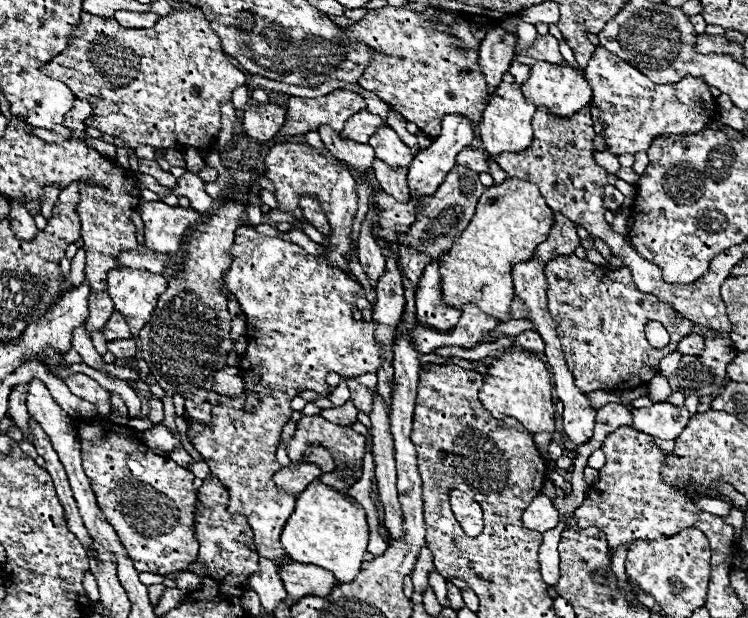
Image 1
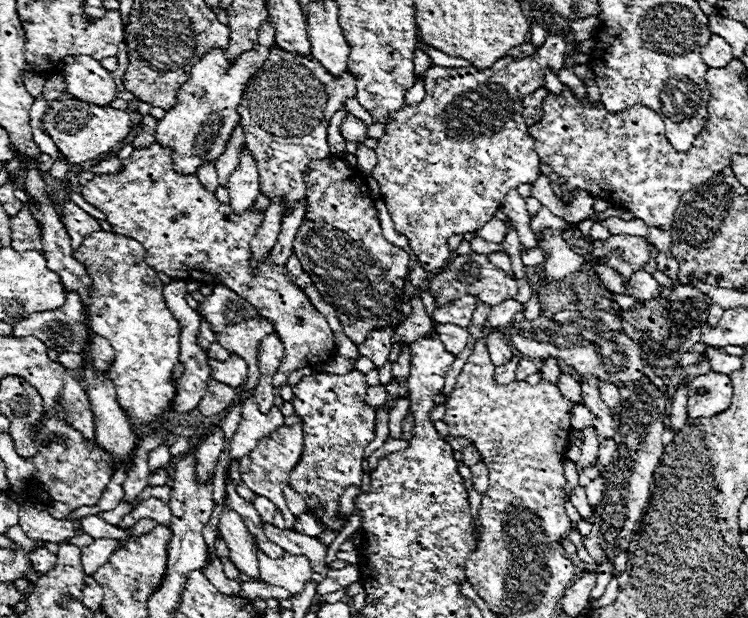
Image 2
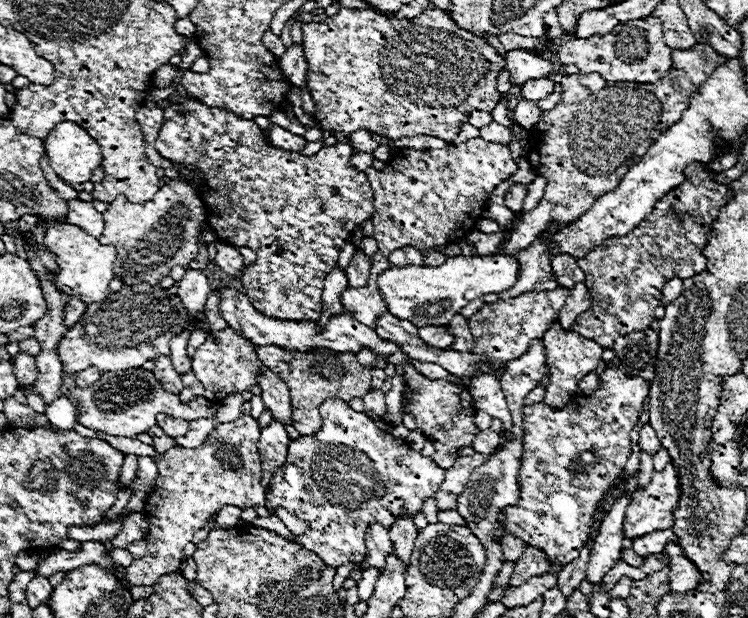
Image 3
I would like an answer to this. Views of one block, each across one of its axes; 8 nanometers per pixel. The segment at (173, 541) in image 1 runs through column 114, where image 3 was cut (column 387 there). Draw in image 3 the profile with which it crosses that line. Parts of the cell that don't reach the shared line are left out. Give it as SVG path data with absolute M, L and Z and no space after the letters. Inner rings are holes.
M326 400L320 408L320 414L324 416L324 428L316 432L316 436L300 436L290 444L288 460L284 468L272 476L270 492L266 496L268 506L286 508L296 518L306 520L310 524L310 532L296 536L296 542L338 568L342 564L358 564L368 558L364 534L370 524L392 528L398 516L410 514L414 518L422 510L422 504L428 498L434 498L438 492L440 484L444 482L444 470L432 464L430 458L422 458L408 446L406 440L394 438L390 432L382 430L382 426L370 420L366 414L354 412L346 402Z

